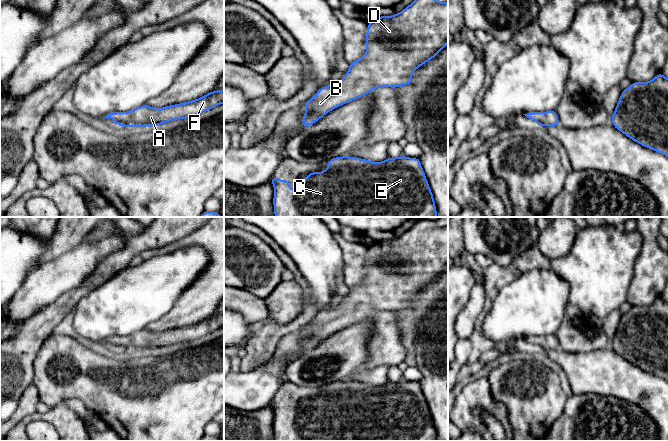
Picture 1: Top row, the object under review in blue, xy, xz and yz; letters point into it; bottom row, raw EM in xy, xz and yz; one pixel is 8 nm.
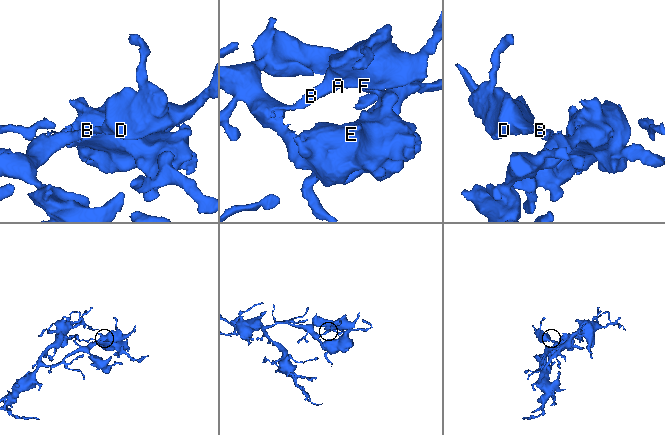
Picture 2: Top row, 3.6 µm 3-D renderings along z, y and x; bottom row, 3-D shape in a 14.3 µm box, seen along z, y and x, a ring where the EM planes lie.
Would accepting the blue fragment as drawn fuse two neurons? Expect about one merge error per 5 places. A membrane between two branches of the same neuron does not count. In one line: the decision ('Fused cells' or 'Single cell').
Single cell

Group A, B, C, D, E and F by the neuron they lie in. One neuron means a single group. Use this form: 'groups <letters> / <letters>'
groups A B C D E F

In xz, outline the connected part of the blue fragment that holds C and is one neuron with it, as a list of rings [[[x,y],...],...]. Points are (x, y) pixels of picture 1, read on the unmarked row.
[[[341,380],[328,384],[328,392],[322,396],[310,396],[303,409],[296,414],[288,410],[291,404],[272,401],[274,409],[275,441],[437,441],[432,415],[419,382],[388,381],[382,386],[372,386],[357,381]]]

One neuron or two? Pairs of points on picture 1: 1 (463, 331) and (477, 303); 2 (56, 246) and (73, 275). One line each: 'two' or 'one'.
1: one
2: two

